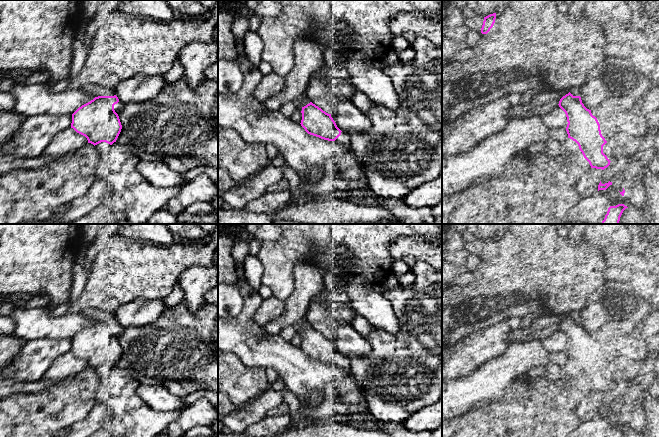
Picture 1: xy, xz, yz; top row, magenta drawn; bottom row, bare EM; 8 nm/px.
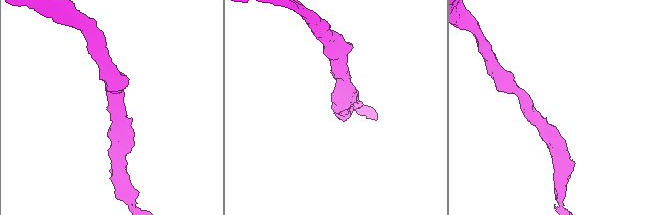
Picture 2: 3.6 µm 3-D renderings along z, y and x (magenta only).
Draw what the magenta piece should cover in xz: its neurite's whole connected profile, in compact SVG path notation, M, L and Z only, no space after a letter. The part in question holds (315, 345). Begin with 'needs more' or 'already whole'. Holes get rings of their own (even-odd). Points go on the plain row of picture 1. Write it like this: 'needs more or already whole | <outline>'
needs more | M312 326L302 331L301 337L300 348L308 358L324 364L336 365L350 373L350 359L337 351L331 338L326 337Z

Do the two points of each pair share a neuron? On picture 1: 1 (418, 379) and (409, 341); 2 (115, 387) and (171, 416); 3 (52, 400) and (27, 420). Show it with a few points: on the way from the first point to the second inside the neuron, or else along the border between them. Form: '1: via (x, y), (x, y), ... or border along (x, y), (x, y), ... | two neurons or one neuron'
1: via (418, 370), (418, 350) | one neuron
2: via (129, 401), (144, 416), (157, 416) | one neuron
3: via (47, 406), (33, 419) | one neuron

